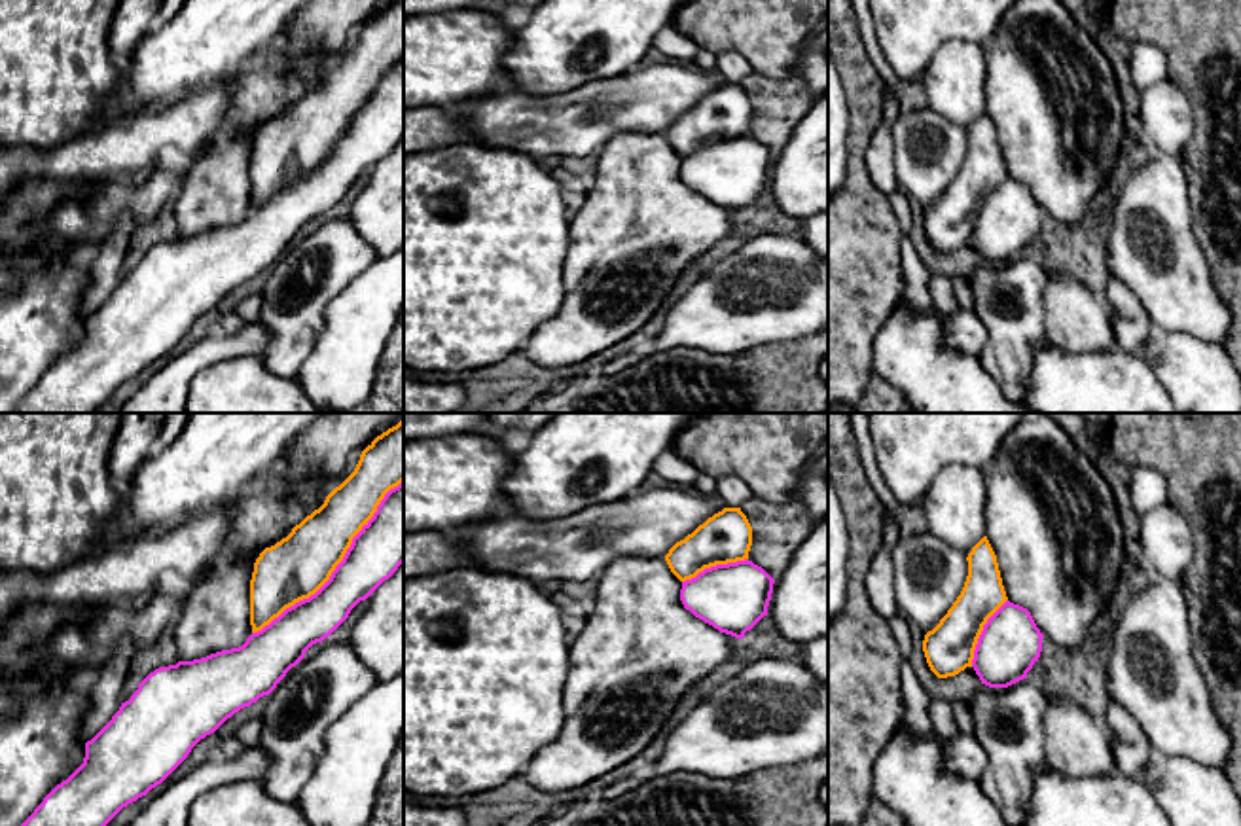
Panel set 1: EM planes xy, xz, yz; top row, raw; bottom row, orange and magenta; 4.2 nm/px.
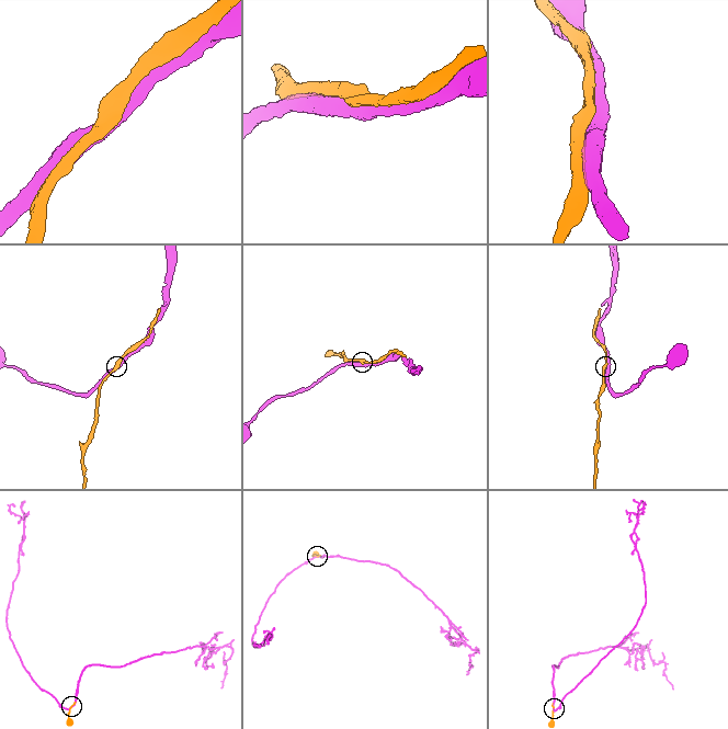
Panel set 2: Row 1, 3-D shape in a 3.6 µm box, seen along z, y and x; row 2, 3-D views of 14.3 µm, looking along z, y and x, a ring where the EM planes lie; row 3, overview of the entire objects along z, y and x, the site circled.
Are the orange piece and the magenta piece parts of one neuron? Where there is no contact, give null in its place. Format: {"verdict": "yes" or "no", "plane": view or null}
{"verdict": "yes", "plane": "xy"}

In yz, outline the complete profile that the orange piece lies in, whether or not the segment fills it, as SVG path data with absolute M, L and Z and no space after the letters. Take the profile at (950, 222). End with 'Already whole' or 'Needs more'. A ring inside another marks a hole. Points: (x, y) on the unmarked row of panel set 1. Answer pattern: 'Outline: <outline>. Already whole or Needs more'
Outline: M987 112L966 136L964 163L940 199L925 210L923 227L938 254L972 242L981 260L1008 263L1027 254L1040 233L1044 210L1027 184L1008 176Z. Needs more

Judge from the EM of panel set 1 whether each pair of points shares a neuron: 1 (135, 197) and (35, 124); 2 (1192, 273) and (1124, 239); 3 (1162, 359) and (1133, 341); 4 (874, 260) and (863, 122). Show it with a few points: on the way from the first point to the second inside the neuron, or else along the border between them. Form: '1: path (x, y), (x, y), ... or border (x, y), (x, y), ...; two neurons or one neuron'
1: border (103, 124), (52, 146), (19, 146); two neurons
2: path (1175, 268), (1141, 239); one neuron
3: border (1154, 326), (1139, 355); two neurons
4: path (859, 226), (857, 156); one neuron

